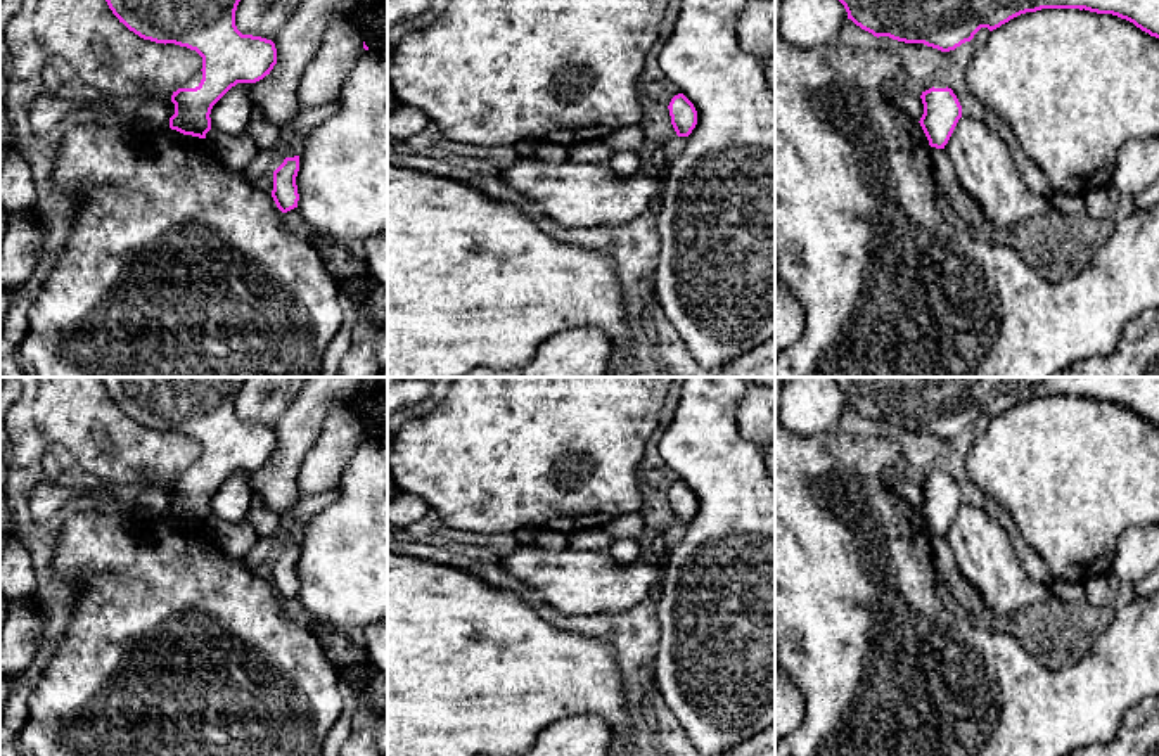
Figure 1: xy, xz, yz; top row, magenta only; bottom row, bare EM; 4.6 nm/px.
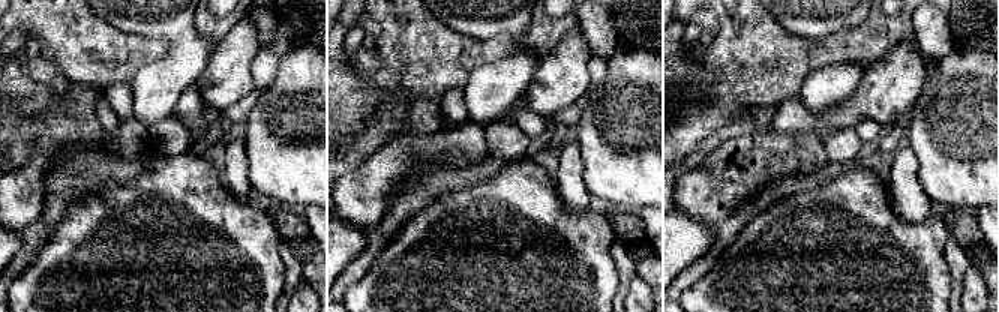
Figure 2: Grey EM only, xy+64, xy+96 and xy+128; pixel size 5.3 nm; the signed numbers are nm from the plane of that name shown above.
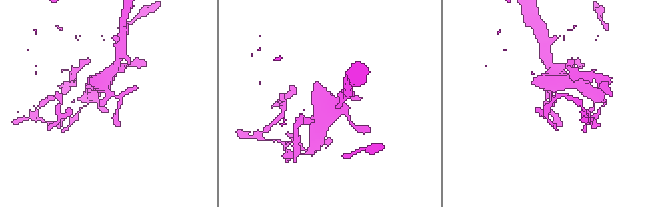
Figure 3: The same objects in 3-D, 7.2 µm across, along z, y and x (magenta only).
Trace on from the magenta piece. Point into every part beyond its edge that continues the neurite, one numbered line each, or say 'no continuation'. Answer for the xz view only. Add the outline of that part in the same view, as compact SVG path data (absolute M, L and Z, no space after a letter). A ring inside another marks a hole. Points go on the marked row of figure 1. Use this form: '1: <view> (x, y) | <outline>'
no continuation

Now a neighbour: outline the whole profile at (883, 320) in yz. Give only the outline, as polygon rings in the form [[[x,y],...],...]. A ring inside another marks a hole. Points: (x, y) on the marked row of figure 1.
[[[775,0],[775,258],[778,280],[799,298],[806,322],[803,336],[775,358],[775,377],[1053,377],[1074,362],[1114,353],[1126,324],[1145,310],[1159,308],[1159,202],[1137,208],[1117,221],[1079,275],[1059,284],[1045,280],[1014,249],[962,232],[939,213],[929,140],[920,123],[879,90],[882,81],[896,76],[901,57],[882,47],[860,48],[839,40],[810,48],[791,45],[780,35],[780,7],[782,0]]]

